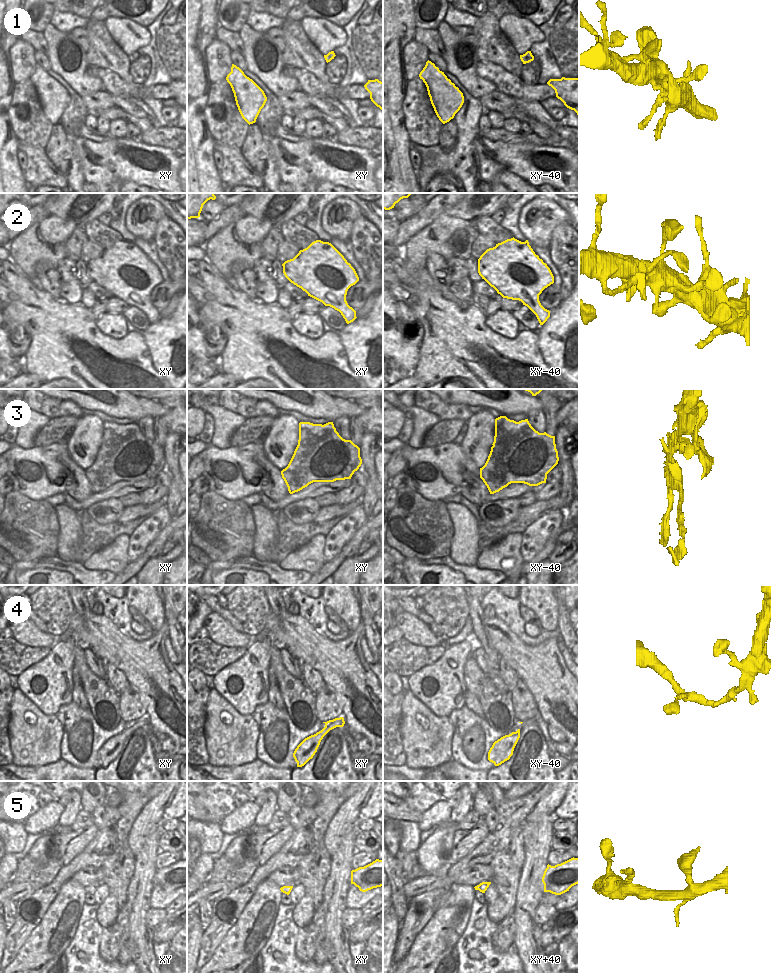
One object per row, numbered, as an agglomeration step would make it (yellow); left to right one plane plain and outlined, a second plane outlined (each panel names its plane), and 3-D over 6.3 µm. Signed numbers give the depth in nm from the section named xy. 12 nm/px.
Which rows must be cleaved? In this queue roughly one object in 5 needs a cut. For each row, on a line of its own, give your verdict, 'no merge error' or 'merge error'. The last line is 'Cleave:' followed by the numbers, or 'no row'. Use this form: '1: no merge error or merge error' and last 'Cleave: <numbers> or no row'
1: no merge error
2: no merge error
3: merge error
4: no merge error
5: no merge error
Cleave: 3

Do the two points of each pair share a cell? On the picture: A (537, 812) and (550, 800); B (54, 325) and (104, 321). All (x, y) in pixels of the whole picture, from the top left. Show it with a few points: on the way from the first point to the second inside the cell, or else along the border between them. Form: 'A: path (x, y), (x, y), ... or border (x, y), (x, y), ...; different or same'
A: path (540, 809), (547, 803); same
B: border (94, 320), (94, 323), (103, 333), (113, 337); different

